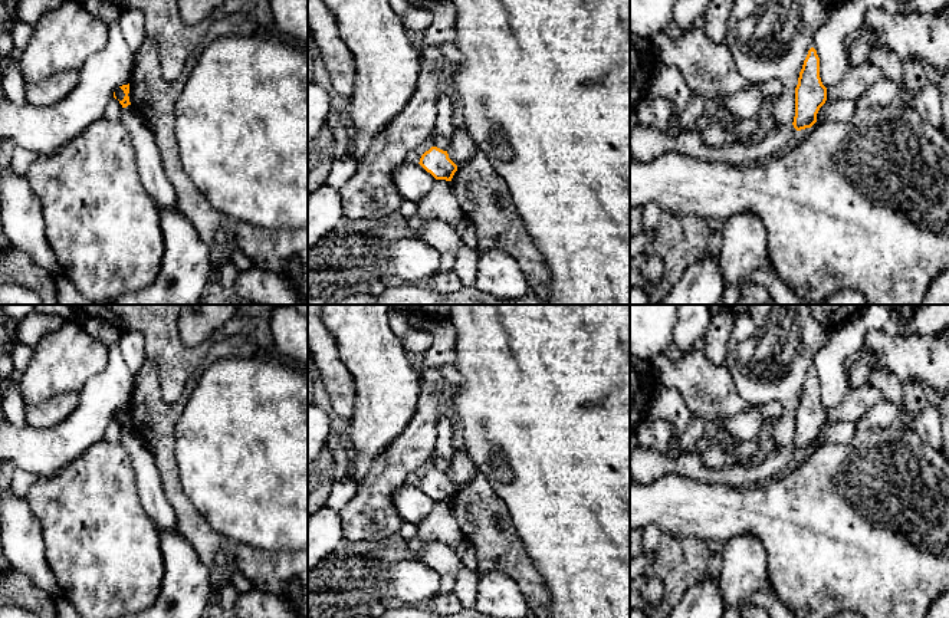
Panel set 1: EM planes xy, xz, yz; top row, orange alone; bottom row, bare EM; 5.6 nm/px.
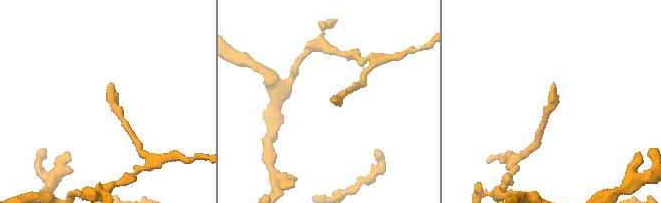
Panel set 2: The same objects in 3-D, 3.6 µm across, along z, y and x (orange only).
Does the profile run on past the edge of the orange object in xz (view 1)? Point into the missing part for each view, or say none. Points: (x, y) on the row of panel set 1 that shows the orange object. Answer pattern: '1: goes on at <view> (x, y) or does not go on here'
1: does not go on here

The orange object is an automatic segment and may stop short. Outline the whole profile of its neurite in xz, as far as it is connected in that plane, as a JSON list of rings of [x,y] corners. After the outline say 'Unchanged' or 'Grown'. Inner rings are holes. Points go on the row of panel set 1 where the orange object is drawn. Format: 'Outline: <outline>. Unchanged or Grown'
Outline: [[[431,147],[426,151],[418,164],[436,180],[451,181],[454,172],[457,171],[457,165],[449,158],[447,151],[437,147]]]. Unchanged

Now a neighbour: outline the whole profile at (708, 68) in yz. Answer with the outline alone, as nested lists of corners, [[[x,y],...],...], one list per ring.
[[[684,27],[680,39],[660,32],[650,42],[659,62],[677,69],[703,98],[725,98],[756,85],[741,75],[726,43],[712,42],[703,30]]]

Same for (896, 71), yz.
[[[886,49],[871,50],[868,62],[874,63],[884,78],[900,85],[897,101],[906,106],[912,106],[917,93],[903,86],[906,78],[904,62]]]

